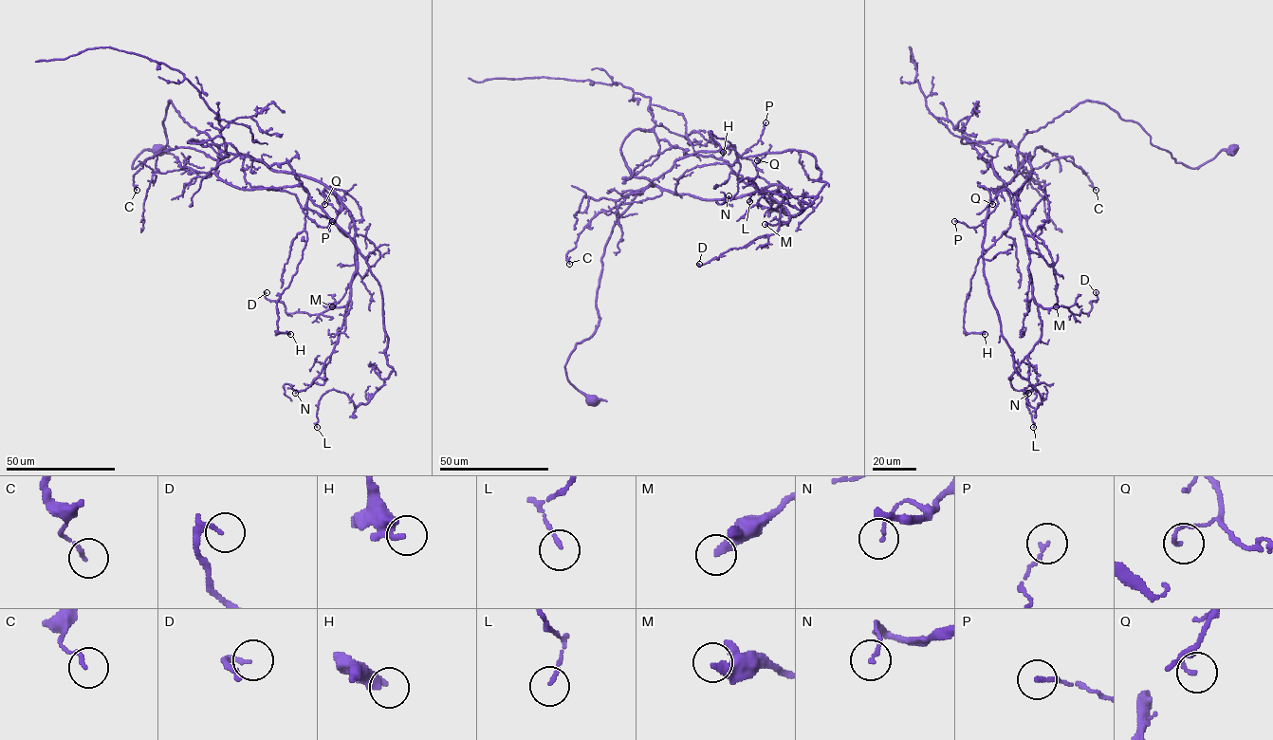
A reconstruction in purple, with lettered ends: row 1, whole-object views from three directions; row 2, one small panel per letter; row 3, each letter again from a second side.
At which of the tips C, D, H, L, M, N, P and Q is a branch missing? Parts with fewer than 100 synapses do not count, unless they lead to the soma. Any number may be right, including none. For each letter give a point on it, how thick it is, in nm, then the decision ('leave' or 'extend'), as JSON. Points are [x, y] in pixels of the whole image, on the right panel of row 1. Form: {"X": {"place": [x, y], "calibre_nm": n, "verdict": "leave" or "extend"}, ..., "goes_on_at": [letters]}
{"C": {"place": [1096, 190], "calibre_nm": 120, "verdict": "leave"}, "D": {"place": [1096, 292], "calibre_nm": 140, "verdict": "leave"}, "H": {"place": [985, 334], "calibre_nm": 280, "verdict": "leave"}, "L": {"place": [1033, 427], "calibre_nm": 130, "verdict": "leave"}, "M": {"place": [1056, 306], "calibre_nm": 320, "verdict": "leave"}, "N": {"place": [1028, 393], "calibre_nm": 120, "verdict": "leave"}, "P": {"place": [954, 221], "calibre_nm": 140, "verdict": "leave"}, "Q": {"place": [992, 204], "calibre_nm": 120, "verdict": "leave"}, "goes_on_at": []}

